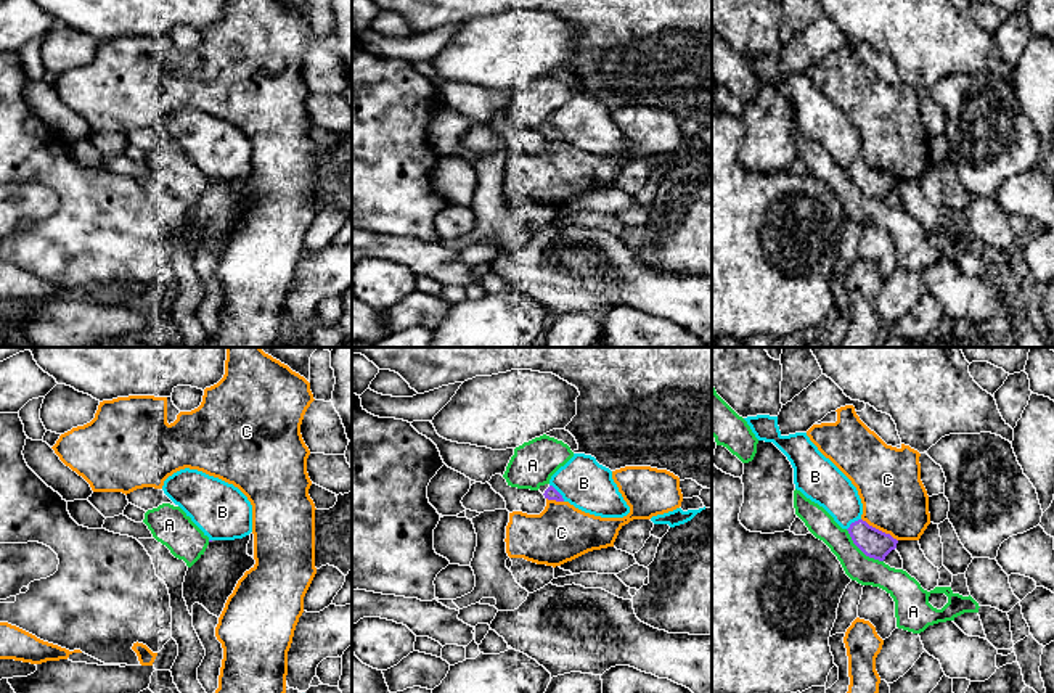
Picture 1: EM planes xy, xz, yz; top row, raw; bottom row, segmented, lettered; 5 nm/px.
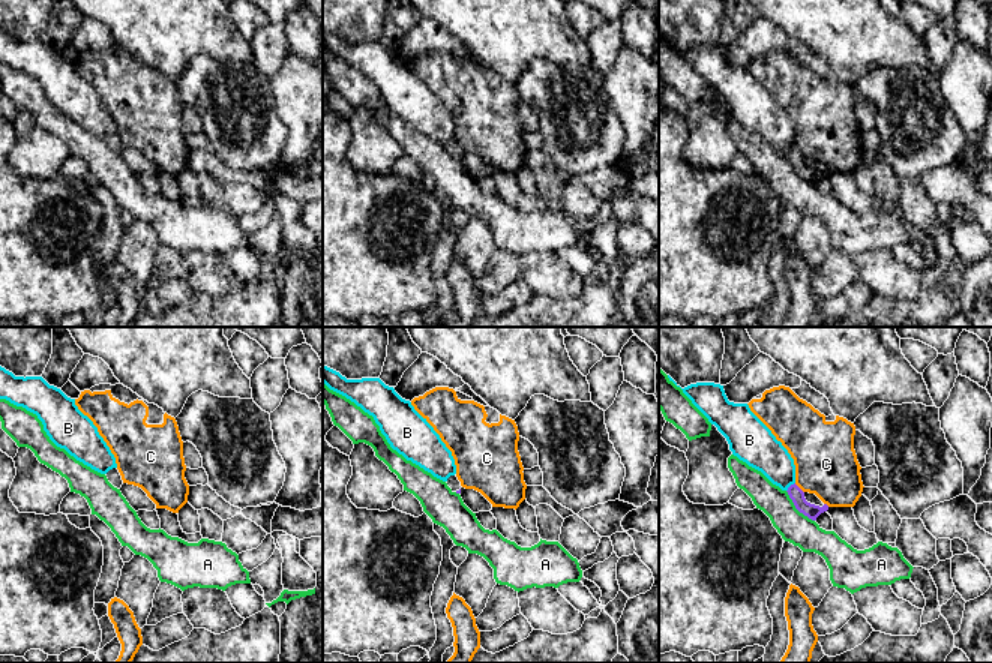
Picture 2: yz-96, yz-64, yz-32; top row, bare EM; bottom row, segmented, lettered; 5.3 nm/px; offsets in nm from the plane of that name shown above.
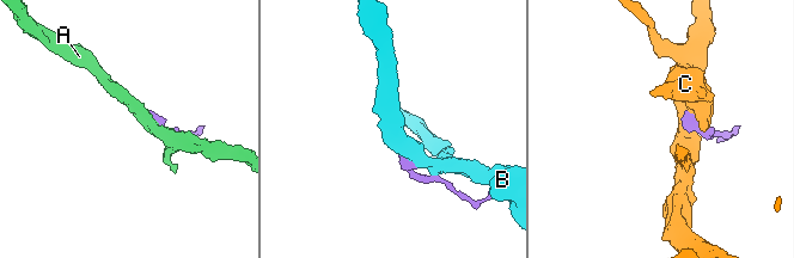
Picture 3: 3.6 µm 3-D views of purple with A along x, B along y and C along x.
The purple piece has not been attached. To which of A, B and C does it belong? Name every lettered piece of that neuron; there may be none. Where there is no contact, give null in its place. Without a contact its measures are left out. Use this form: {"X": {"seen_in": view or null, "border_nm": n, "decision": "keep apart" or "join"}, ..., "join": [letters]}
{"A": {"seen_in": "yz", "border_nm": 260, "decision": "keep apart"}, "B": {"seen_in": "xz", "border_nm": 120, "decision": "keep apart"}, "C": {"seen_in": "yz", "border_nm": 220, "decision": "keep apart"}, "join": []}

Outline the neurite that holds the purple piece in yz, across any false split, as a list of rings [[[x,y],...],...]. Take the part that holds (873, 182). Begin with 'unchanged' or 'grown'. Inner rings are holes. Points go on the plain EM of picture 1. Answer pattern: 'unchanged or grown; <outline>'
unchanged; [[[858,159],[847,169],[853,183],[869,198],[884,201],[897,188],[898,180],[866,161]]]

